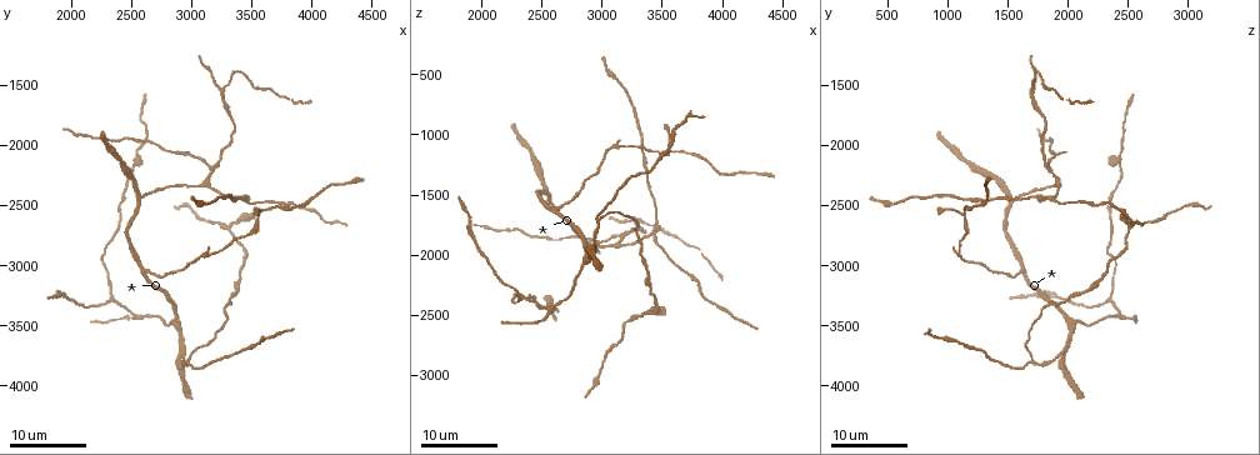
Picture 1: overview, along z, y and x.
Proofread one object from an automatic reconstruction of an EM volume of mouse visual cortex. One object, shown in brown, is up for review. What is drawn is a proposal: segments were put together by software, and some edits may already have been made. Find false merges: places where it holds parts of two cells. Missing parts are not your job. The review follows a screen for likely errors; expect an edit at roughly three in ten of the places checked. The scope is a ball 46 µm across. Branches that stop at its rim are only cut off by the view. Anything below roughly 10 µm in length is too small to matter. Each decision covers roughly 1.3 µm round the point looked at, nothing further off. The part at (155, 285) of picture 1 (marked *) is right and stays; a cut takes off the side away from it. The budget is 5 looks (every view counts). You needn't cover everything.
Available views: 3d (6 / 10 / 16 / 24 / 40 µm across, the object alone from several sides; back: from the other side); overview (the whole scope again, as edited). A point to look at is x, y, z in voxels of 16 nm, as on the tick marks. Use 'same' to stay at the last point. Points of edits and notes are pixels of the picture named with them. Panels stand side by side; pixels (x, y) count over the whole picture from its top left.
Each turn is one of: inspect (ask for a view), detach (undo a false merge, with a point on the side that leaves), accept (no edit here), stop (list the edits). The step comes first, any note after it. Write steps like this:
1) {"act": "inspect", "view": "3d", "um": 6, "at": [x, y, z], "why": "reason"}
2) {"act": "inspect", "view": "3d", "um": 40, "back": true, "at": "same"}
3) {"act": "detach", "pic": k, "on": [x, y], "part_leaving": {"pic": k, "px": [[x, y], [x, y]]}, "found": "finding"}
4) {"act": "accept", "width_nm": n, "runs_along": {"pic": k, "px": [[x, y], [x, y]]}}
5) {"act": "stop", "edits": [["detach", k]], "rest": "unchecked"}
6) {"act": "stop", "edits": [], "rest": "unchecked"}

{"act": "inspect", "view": "3d", "um": 16, "at": [3440, 2440, 1840]}

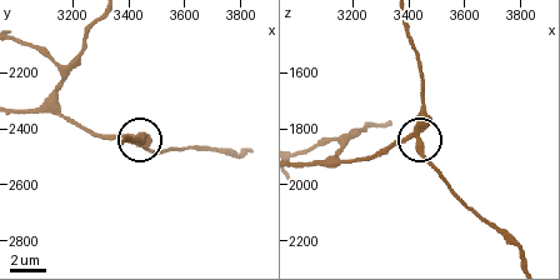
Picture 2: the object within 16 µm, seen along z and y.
{"act": "inspect", "view": "3d", "um": 10, "at": "same"}

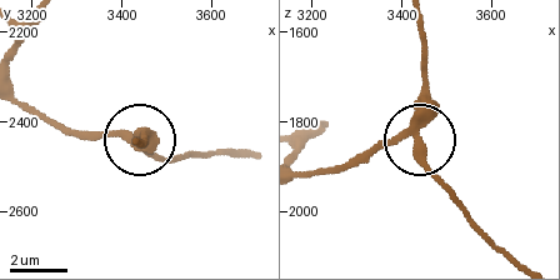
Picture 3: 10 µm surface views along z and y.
{"act": "inspect", "view": "3d", "um": 6, "at": "same"}

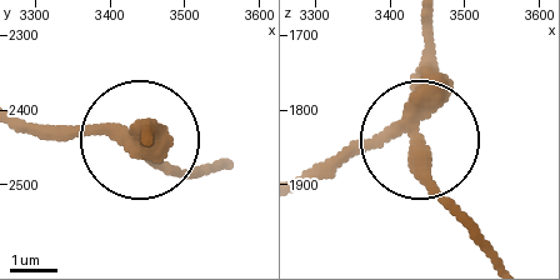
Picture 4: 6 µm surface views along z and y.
{"act": "accept", "side_arm_um": 21, "arms": 3, "found": "one cell here"}

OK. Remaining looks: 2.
{"act": "inspect", "view": "3d", "um": 16, "at": [2880, 3460, 2080]}

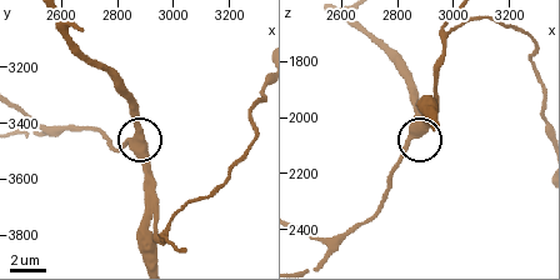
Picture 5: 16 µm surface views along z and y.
{"act": "inspect", "view": "3d", "um": 6, "at": "same"}

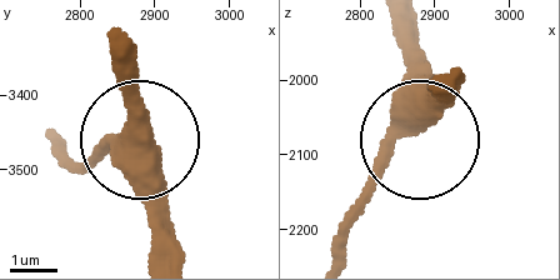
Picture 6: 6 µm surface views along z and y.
{"act": "accept", "width_nm": 480, "runs_along": {"pic": 6, "px": [[395, 24], [411, 128], [388, 144], [375, 191], [340, 235]]}, "found": "all the same cell"}

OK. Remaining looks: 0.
{"act": "stop", "edits": [], "rest": "unchecked"}

